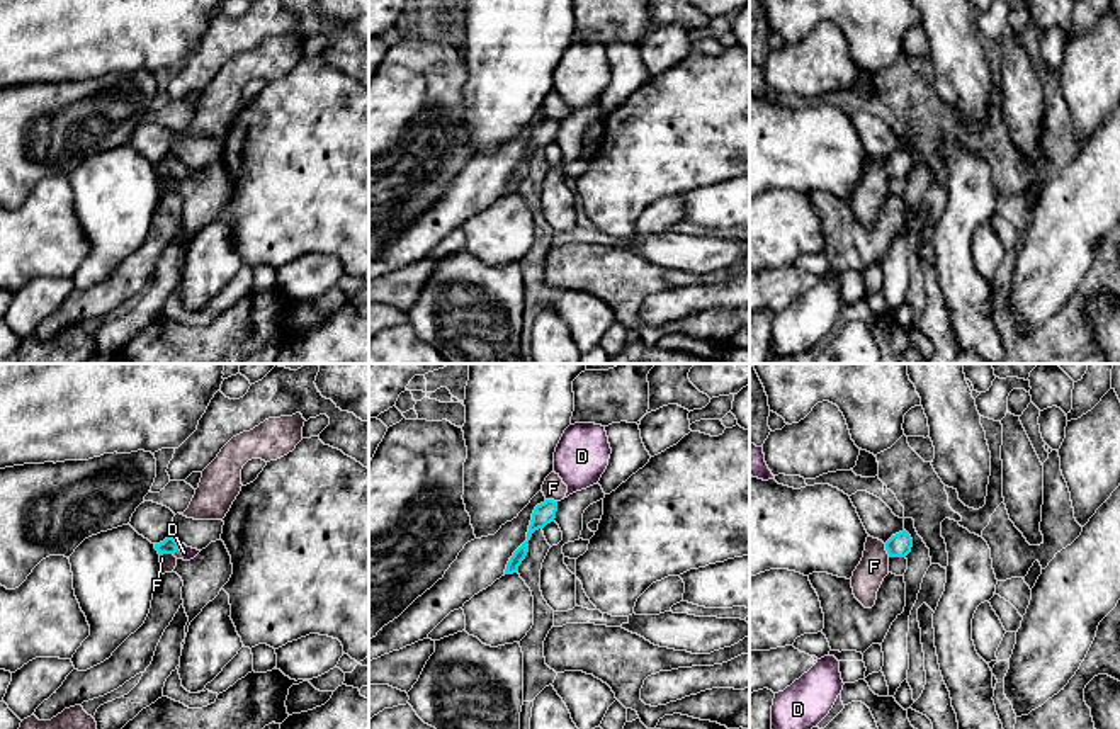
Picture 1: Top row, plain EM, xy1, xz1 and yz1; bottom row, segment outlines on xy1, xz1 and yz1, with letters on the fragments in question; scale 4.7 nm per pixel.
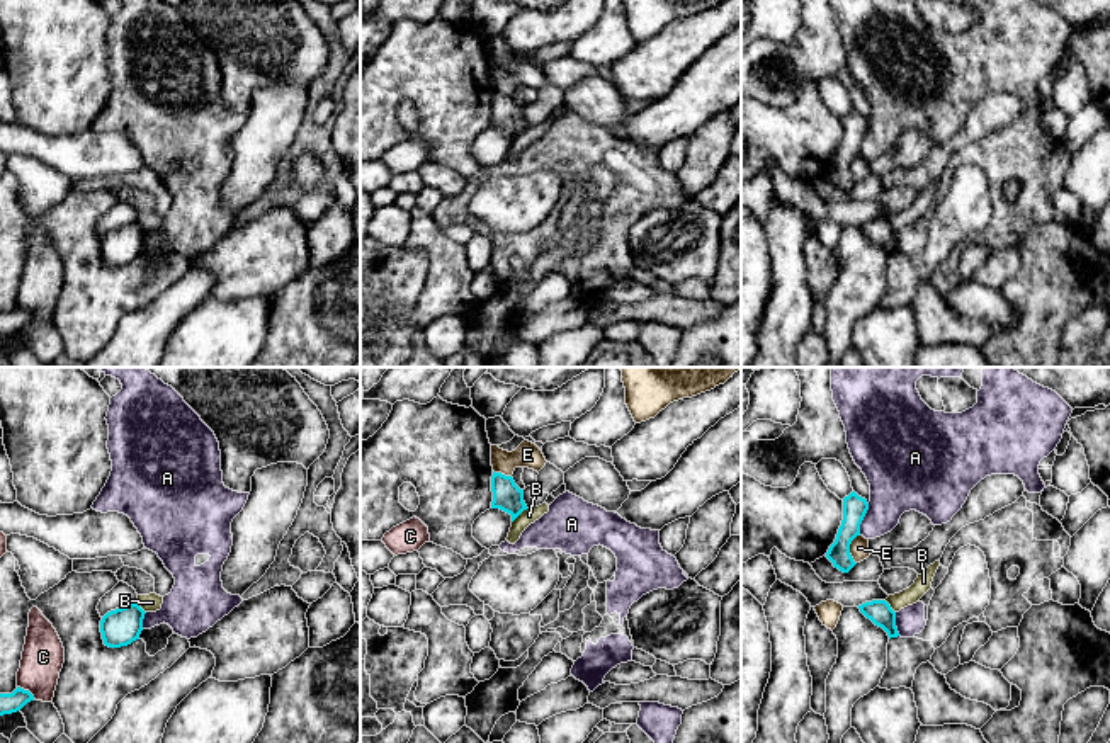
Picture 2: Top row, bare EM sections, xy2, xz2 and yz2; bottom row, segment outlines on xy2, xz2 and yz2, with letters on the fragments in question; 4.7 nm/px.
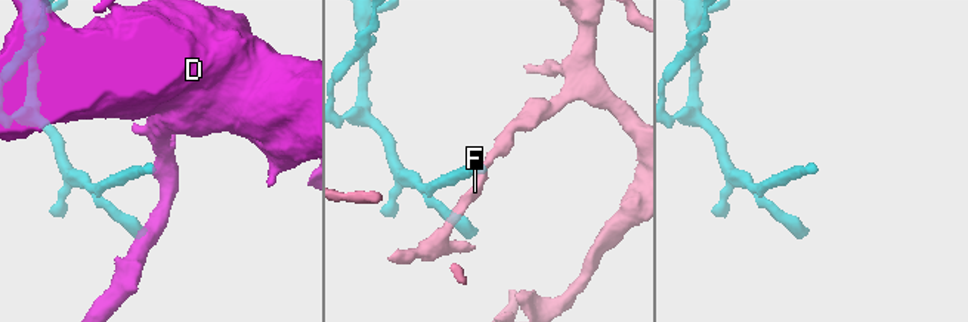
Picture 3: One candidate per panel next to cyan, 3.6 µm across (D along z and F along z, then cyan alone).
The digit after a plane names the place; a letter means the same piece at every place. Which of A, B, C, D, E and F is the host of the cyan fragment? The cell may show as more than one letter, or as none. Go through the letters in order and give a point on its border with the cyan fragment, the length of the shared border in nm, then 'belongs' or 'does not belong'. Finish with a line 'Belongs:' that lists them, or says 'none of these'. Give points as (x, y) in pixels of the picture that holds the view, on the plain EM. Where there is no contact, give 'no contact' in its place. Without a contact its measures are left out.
A: meets cyan in yz2 at (862, 138); contact 160 nm long; does not belong
B: meets cyan in xz2 at (519, 133); contact 100 nm long; does not belong
C: meets cyan in xy2 at (26, 310); contact 110 nm long; does not belong
D: meets cyan in xy1 at (175, 169); contact 70 nm long; belongs
E: meets cyan in yz2 at (849, 169); contact 140 nm long; does not belong
F: meets cyan in xy1 at (167, 172); contact 70 nm long; does not belong
Belongs: D

